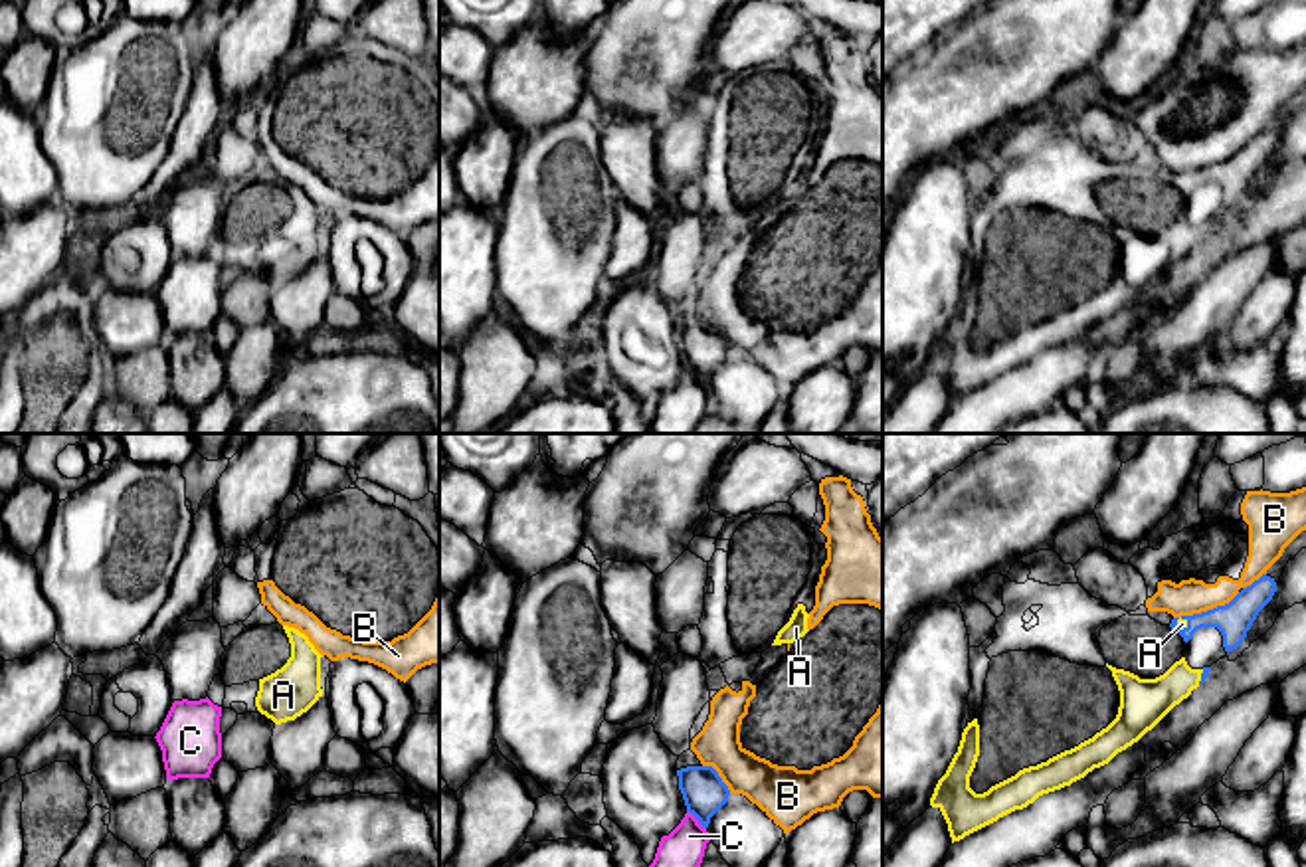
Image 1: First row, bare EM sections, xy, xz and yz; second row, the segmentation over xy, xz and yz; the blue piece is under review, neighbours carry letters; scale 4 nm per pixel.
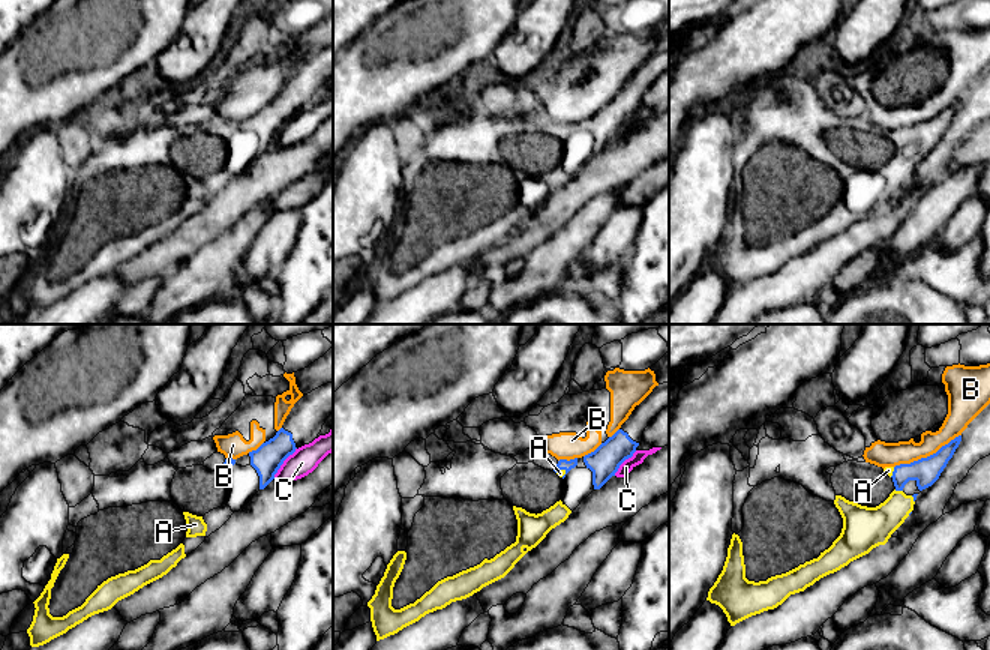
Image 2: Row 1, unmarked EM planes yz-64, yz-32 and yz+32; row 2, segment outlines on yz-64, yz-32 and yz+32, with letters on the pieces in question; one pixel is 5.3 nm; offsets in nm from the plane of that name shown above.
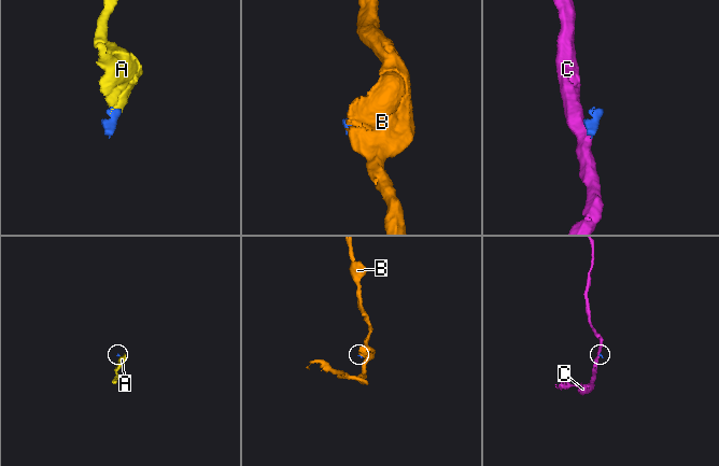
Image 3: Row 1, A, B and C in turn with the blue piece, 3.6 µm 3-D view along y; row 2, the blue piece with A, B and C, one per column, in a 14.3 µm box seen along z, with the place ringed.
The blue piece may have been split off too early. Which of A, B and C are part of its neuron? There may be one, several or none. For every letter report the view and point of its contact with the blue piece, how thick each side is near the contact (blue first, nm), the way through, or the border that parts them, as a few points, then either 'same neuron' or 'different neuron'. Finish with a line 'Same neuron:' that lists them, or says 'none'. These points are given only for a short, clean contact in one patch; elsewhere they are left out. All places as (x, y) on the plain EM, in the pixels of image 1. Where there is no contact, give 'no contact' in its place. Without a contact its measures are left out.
A: meets blue in yz at (1184, 185); 150 nm thick on the blue side, 40 nm on the other; runs through yz (1233, 177), (1198, 177), (1184, 185), (1182, 181); same neuron
B: meets blue in yz at (1208, 167); 150 nm thick on the blue side, 140 nm on the other; border along yz (1239, 149), (1223, 161), (1174, 175); different neuron
C: meets blue in xz at (697, 375); 180 nm thick on the blue side, 190 nm on the other; border along xz (687, 367), (705, 386); different neuron
Same neuron: A

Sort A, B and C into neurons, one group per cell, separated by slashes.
A / B / C

